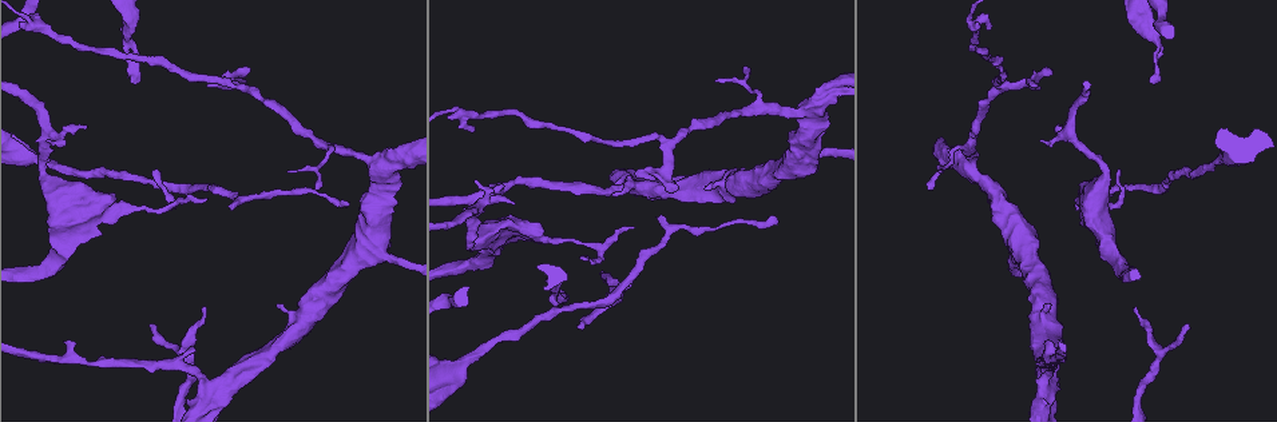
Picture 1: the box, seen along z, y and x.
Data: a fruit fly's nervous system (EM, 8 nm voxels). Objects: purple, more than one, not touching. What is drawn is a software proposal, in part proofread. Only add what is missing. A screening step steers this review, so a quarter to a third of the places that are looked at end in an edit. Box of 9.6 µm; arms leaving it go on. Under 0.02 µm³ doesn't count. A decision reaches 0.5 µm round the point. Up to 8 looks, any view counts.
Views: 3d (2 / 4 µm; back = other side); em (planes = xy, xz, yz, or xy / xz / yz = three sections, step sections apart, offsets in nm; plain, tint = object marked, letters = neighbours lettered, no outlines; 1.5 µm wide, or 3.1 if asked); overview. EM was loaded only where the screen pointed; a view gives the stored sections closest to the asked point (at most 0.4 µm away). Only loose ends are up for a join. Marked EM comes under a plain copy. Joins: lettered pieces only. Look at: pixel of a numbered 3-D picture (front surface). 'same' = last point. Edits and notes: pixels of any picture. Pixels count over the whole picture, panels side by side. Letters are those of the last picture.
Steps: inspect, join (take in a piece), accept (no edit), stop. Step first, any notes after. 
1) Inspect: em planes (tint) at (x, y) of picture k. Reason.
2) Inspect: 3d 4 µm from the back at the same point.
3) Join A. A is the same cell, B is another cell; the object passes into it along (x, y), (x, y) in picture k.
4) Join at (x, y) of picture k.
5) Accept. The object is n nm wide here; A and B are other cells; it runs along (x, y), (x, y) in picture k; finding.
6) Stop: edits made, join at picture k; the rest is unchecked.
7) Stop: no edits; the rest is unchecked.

Inspect: em xy step 8 (tint) at (345, 200) of picture 1. Thin end.

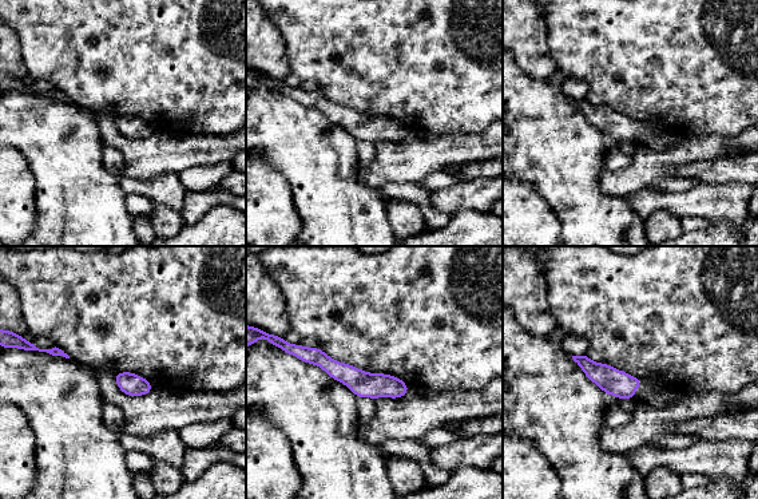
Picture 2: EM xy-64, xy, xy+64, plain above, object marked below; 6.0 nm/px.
Inspect: em planes (letters) at the same point. Another direction.

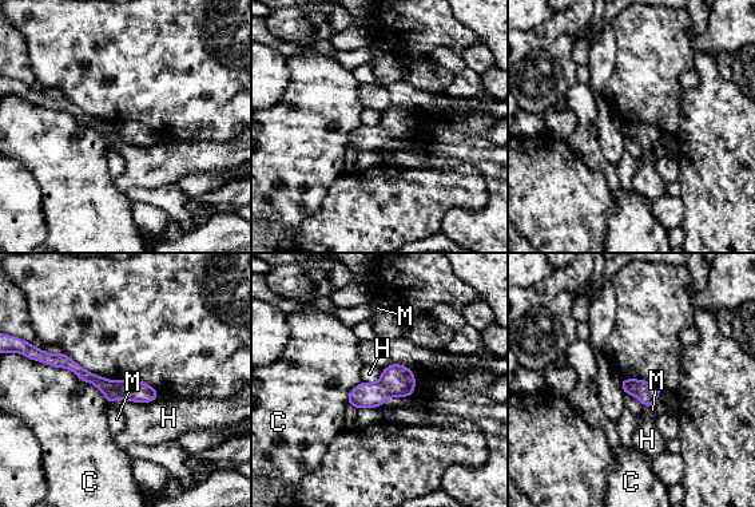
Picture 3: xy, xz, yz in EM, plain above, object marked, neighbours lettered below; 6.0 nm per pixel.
Accept. The object is 140 nm wide here; C, H and M are other cells; it runs along (63, 361), (111, 389), (154, 395) in picture 3; no lettered piece goes on from it.

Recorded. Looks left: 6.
Inspect: 3d 4 µm at (579, 328) of picture 1. Tapers out.

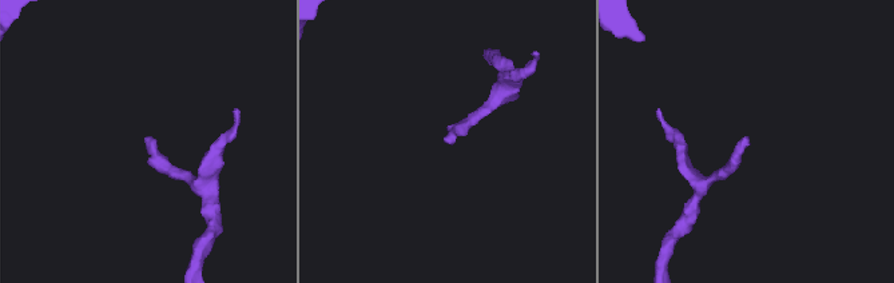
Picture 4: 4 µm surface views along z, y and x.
Inspect: em planes (letters) at (145, 137) of picture 4.

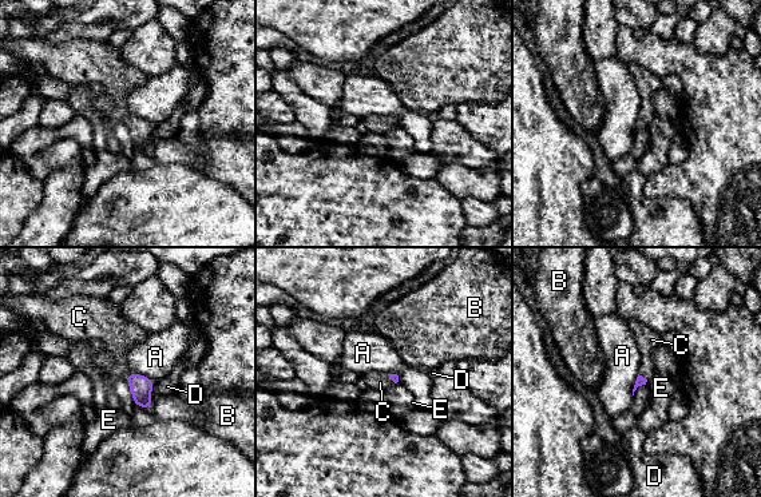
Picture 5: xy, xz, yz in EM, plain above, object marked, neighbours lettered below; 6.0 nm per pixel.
Join C. C is the same cell, A, B, D and E are other cells; the object passes into it along (639, 381), (641, 376), (647, 340) in picture 5; it goes on there.

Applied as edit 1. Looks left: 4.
Inspect: overview. Redraw.

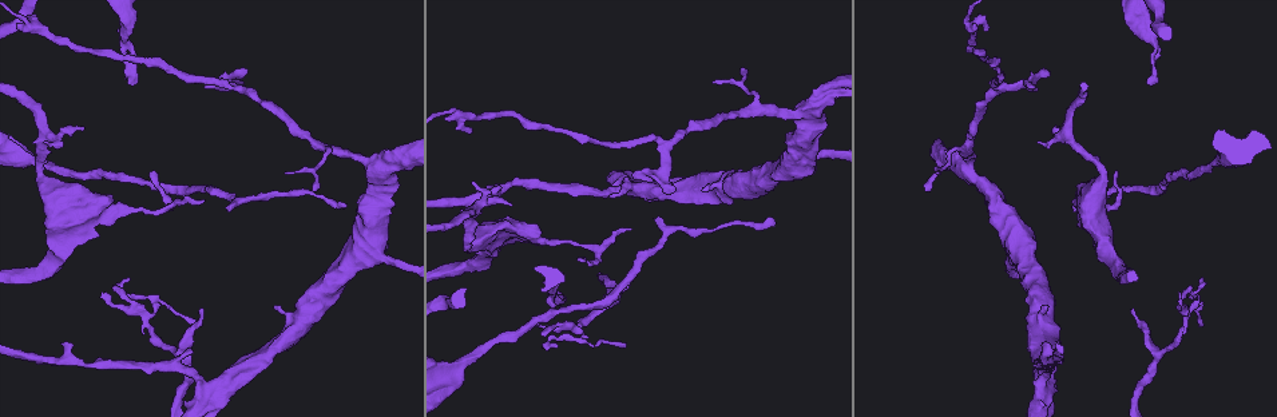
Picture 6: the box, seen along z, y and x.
Inspect: em 3.1 µm xz step 8 (letters) at (130, 84) of picture 6. Long arm stops here.

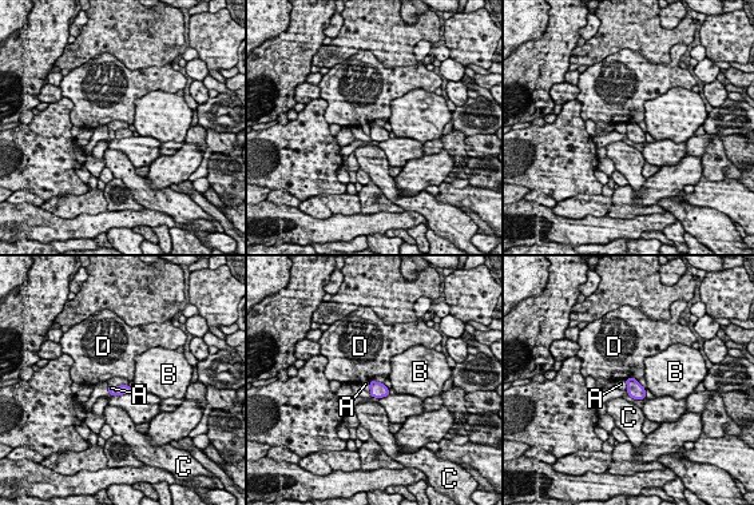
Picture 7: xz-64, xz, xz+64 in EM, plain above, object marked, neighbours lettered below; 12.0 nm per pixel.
Inspect: em 3.1 µm planes (letters) at the same point.

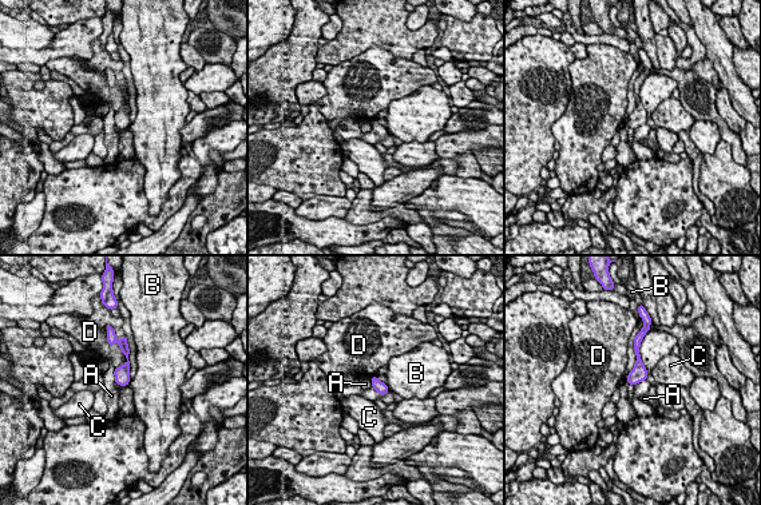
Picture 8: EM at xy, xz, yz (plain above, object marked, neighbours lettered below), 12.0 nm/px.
Accept. The object is 140 nm wide here; A, B, C and D are other cells; a border runs along (115, 369), (114, 382) in picture 8; no lettered piece goes on from it.

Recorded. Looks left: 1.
Stop: edits made, join at picture 5; the rest is unchecked.

